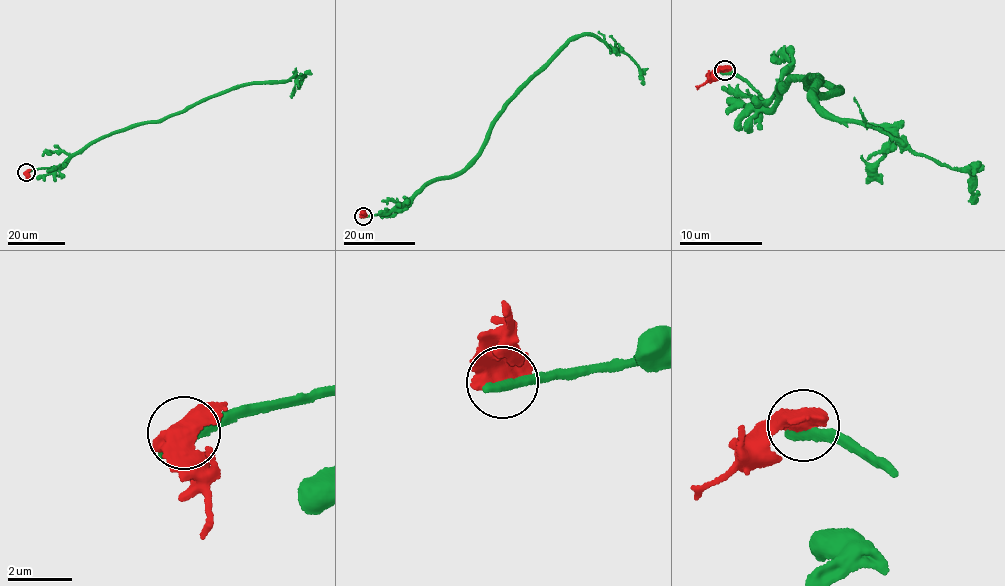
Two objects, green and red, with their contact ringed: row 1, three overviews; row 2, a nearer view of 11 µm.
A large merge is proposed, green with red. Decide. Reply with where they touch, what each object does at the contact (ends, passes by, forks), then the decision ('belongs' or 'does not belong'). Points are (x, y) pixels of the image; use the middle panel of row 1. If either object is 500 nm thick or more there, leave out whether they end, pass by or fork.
(363, 216) | does not belong

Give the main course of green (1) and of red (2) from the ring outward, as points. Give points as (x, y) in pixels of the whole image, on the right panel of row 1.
1: (725, 70), (769, 102), (791, 80), (840, 94), (822, 82), (832, 118), (966, 171), (971, 204)
2: (725, 70), (716, 72), (697, 89)

